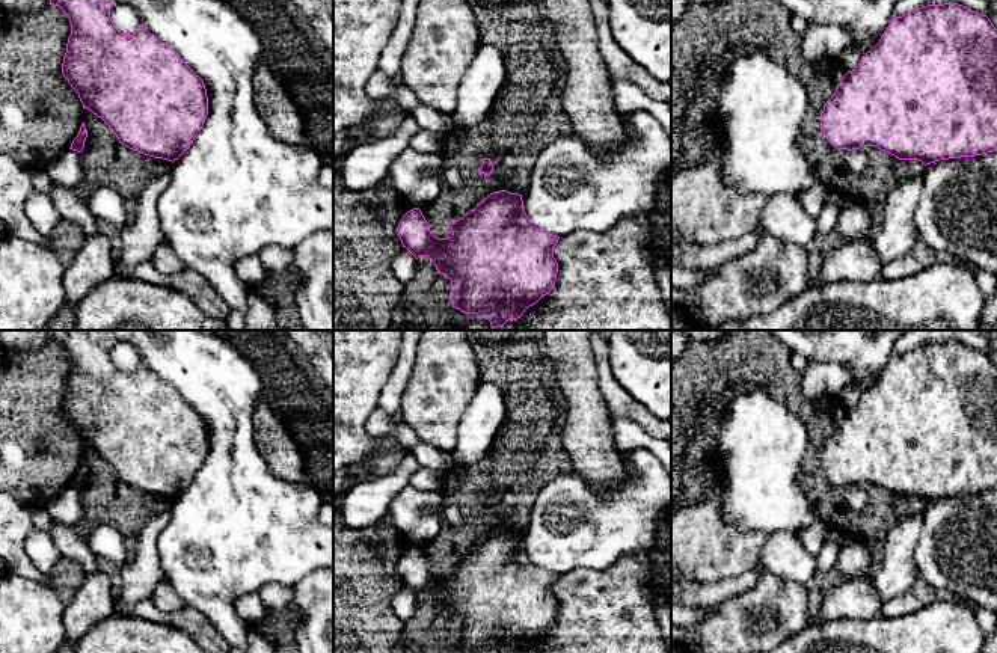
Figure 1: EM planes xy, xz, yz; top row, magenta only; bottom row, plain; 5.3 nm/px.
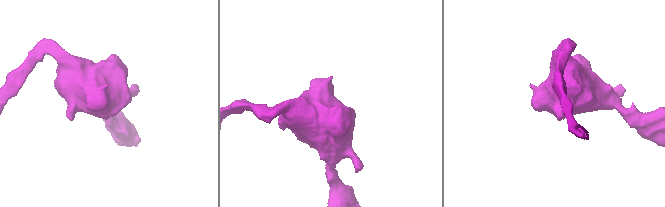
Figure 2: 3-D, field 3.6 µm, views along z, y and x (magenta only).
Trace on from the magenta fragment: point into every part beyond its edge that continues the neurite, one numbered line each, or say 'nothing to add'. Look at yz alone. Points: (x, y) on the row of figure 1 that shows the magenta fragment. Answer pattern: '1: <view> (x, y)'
nothing to add

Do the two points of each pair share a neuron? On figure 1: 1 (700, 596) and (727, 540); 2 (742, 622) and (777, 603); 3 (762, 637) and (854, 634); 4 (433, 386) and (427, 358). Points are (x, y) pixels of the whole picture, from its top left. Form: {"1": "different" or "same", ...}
{"1": "different", "2": "same", "3": "different", "4": "same"}

